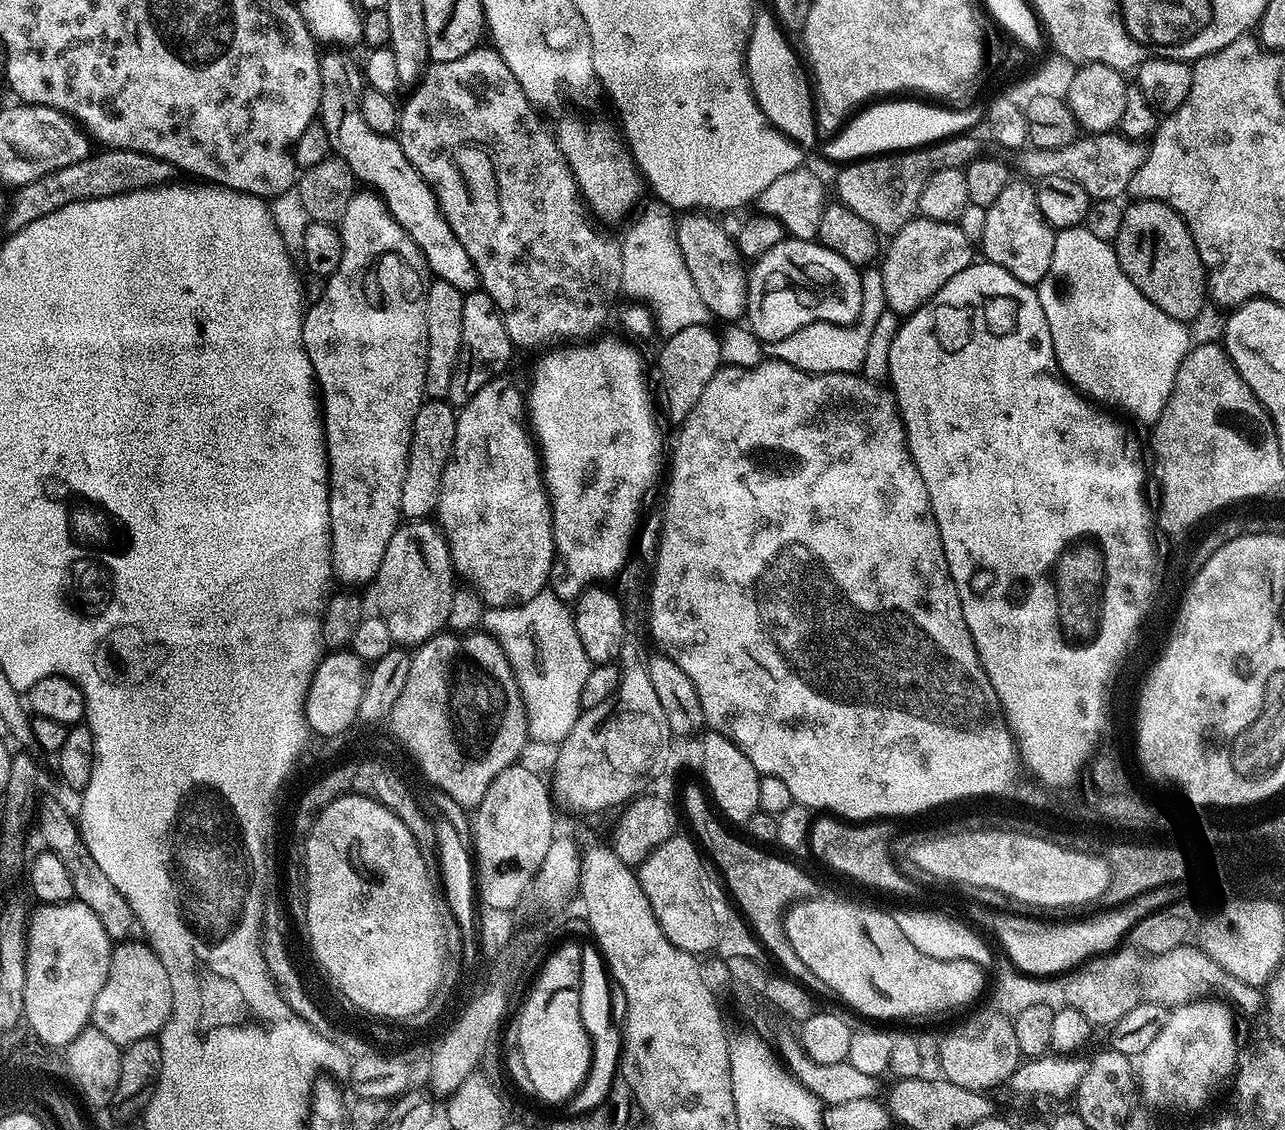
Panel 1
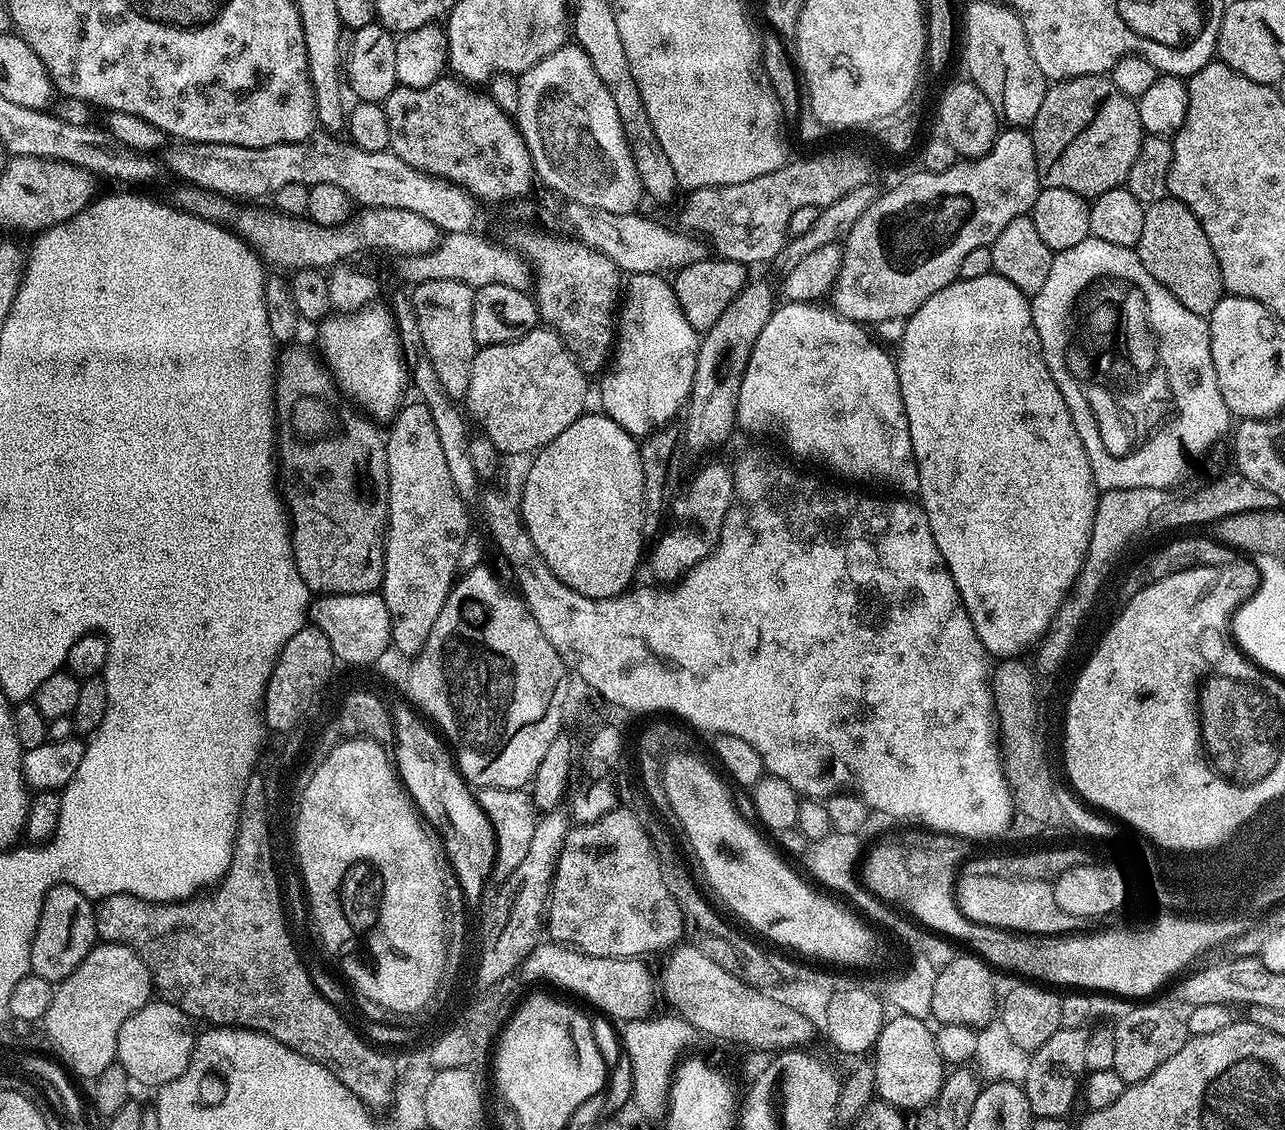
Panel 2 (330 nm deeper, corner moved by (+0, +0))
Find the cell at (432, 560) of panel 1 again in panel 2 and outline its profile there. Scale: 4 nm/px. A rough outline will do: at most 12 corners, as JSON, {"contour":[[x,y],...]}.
{"contour":[[538,326],[486,344],[466,412],[532,454],[585,415],[589,377]]}

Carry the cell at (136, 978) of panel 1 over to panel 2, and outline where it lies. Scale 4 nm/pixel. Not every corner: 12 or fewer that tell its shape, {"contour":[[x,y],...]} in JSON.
{"contour":[[162,999],[118,1030],[129,1081],[158,1090],[186,1070],[193,1021]]}

